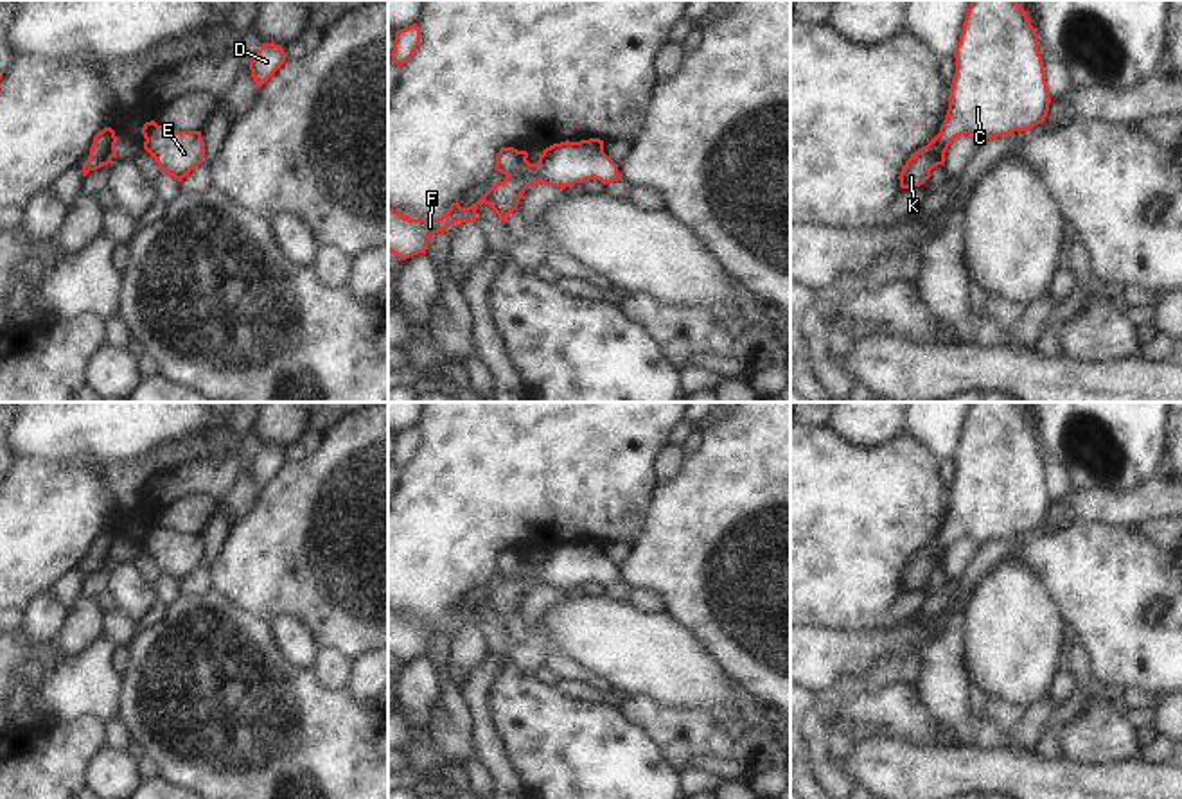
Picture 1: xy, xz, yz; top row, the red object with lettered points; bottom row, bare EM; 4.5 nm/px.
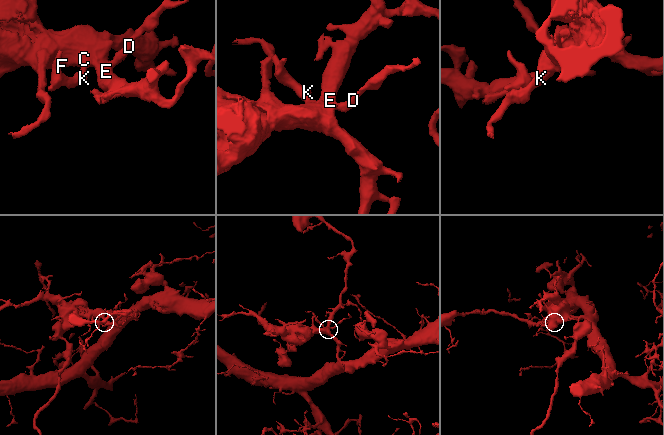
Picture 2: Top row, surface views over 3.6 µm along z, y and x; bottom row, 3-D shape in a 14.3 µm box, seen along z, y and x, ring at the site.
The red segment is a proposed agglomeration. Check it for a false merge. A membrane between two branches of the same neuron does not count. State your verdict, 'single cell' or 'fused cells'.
single cell

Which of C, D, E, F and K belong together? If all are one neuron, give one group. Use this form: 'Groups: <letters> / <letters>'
Groups: C D E F K.

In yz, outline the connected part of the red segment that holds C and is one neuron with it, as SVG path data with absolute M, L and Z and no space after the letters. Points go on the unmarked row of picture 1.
M972 402L963 424L963 435L956 449L956 476L950 487L948 512L939 535L922 551L918 551L902 569L898 578L902 591L914 591L931 580L931 573L945 566L945 555L952 542L961 537L972 537L981 544L1006 539L1015 533L1026 533L1042 526L1047 519L1051 499L1045 485L1042 458L1038 452L1038 436L1033 431L1026 413L1015 402Z

